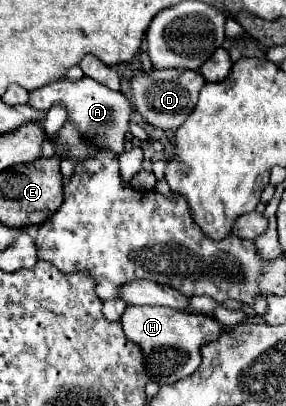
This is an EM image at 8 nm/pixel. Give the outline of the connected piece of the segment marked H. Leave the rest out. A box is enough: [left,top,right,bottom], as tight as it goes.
[123,307,221,383]

